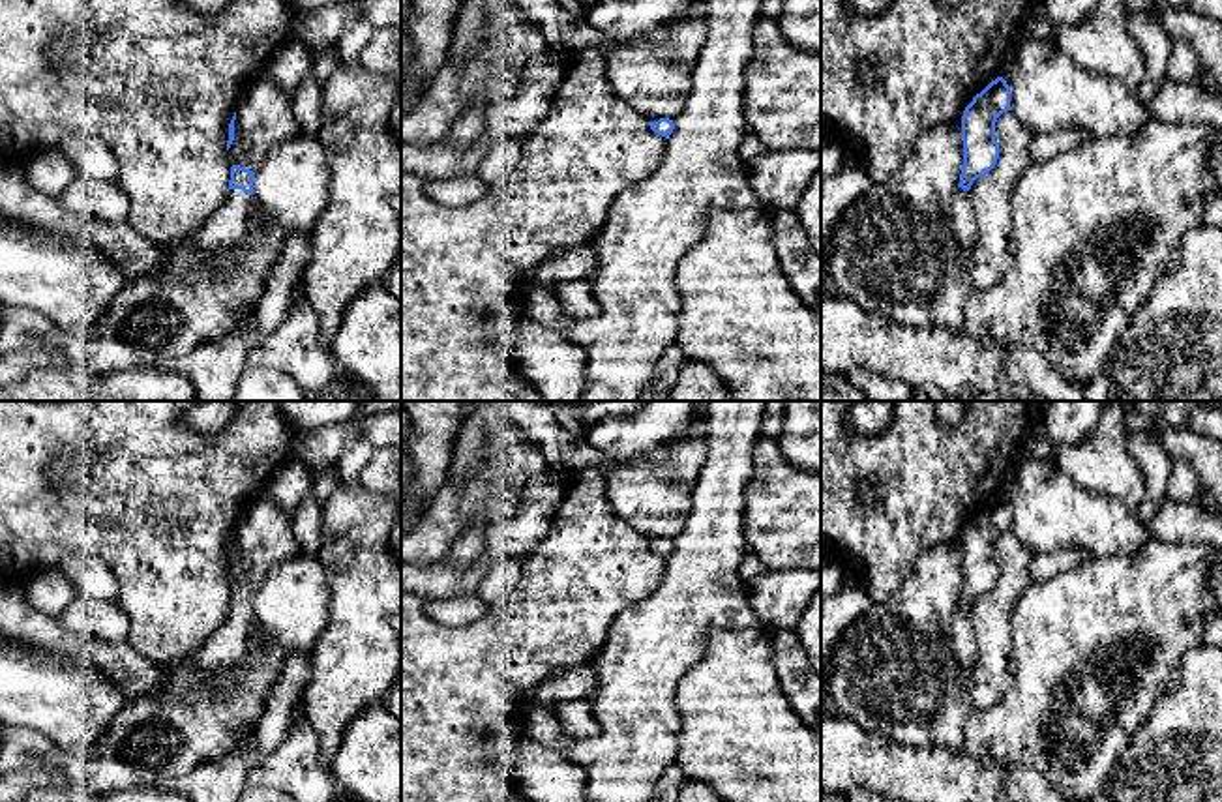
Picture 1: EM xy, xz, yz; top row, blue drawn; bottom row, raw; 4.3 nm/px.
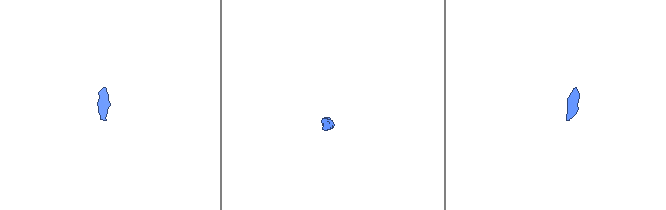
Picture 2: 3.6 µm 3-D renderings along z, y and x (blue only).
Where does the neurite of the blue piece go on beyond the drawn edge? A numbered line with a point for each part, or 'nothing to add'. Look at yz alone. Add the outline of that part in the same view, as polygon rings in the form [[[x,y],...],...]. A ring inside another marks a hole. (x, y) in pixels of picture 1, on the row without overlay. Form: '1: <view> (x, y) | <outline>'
1: yz (964, 643) | [[[958,607],[952,620],[952,646],[961,665],[971,673],[976,665],[976,643],[969,622],[969,611],[961,607]]]

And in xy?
1: xy (229, 643) | [[[229,609],[227,620],[189,660],[204,676],[221,673],[247,654],[253,631],[255,613]]]

